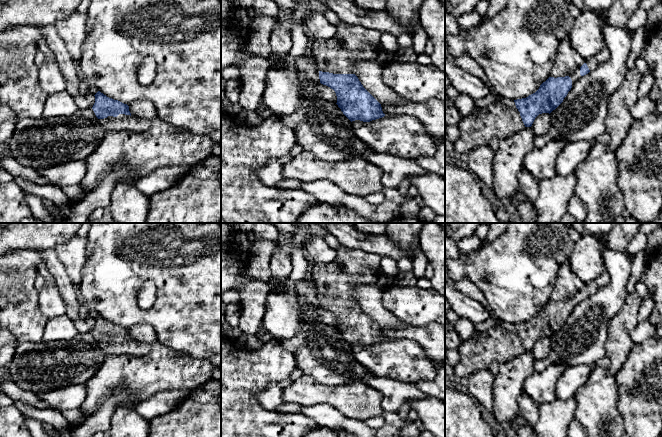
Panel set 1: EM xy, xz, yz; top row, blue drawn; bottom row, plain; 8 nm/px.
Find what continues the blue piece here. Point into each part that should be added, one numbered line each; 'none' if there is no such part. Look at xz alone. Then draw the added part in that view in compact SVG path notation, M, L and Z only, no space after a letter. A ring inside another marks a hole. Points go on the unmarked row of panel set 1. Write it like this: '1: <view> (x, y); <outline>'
1: xz (337, 279); M339 246L336 258L329 263L314 263L310 268L319 295L354 298L357 284L376 284L381 256L360 248Z

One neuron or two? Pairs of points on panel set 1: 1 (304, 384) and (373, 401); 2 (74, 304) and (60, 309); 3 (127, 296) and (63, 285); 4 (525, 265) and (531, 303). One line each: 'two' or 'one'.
1: one
2: two
3: two
4: one

